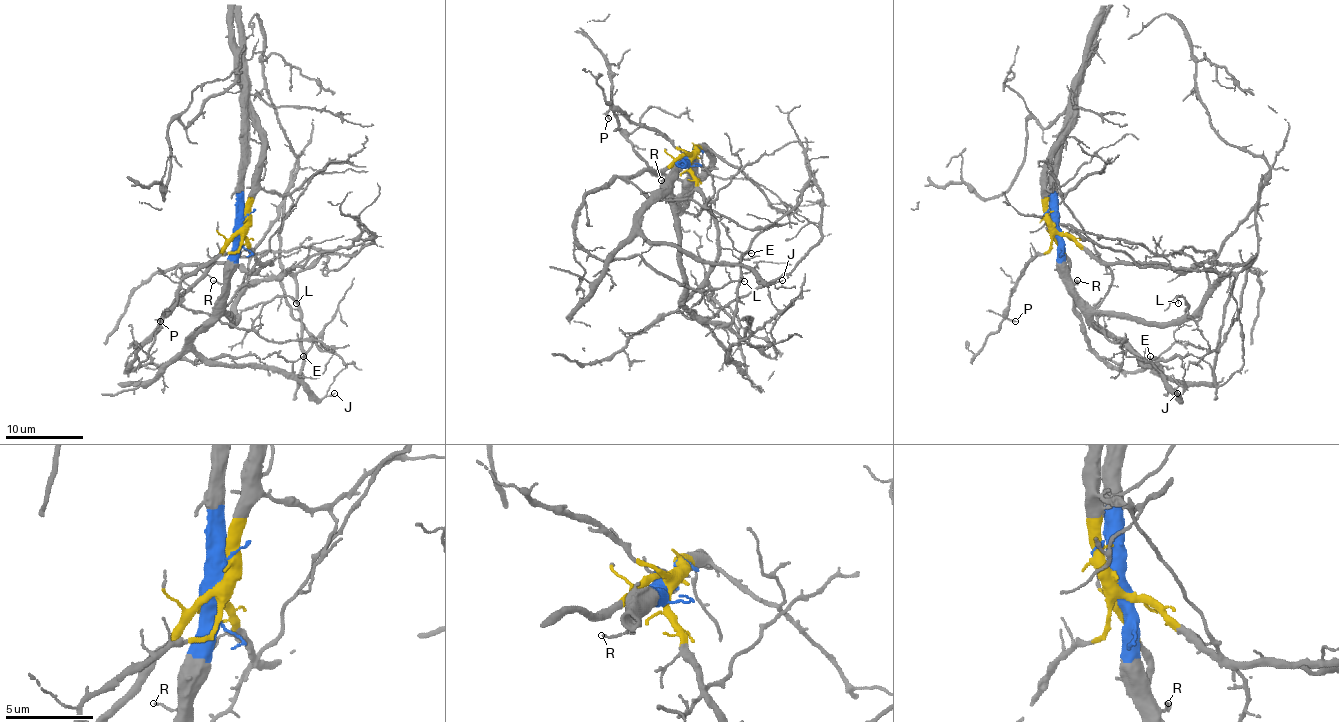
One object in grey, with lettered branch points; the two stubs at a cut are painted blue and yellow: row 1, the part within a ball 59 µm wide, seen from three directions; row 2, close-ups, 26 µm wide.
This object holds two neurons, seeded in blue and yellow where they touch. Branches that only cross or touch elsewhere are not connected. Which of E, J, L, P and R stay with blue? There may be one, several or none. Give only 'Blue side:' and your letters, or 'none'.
Blue side: E, J, L, R

